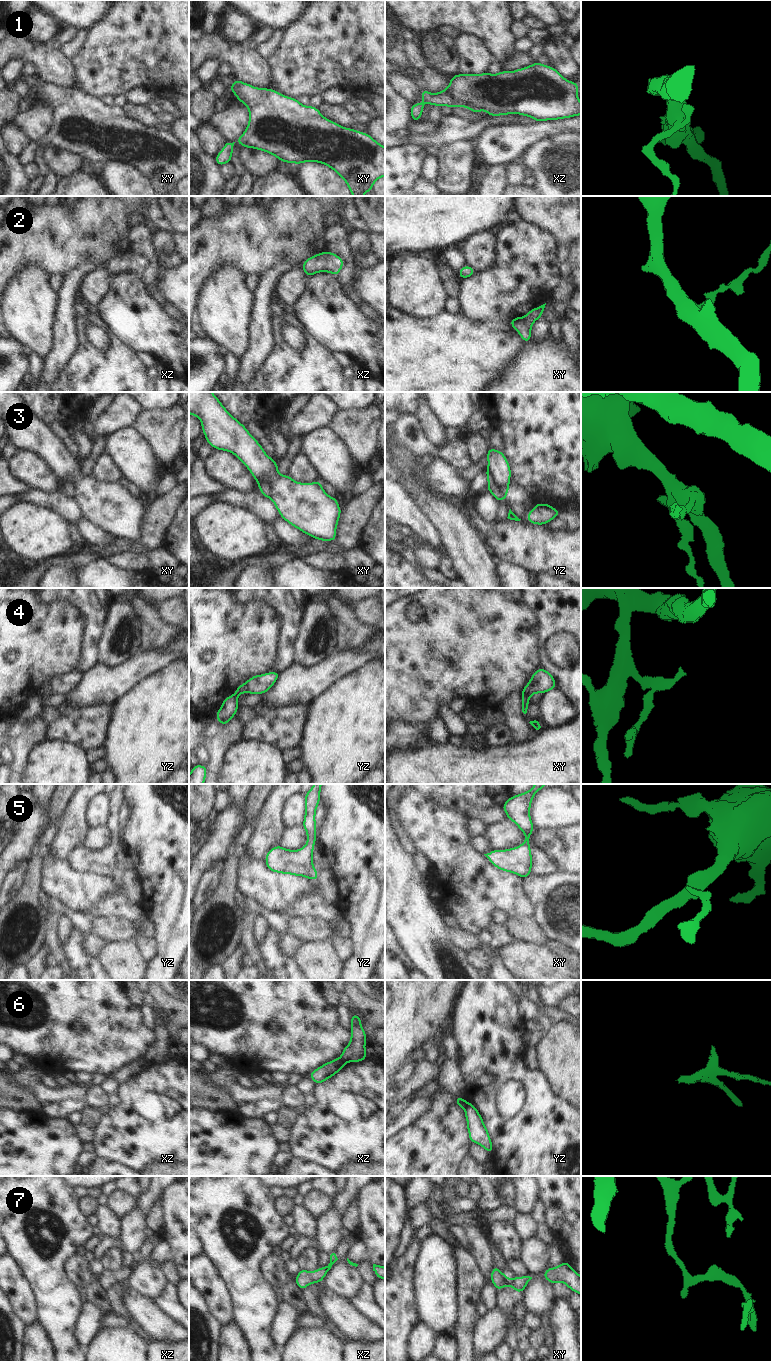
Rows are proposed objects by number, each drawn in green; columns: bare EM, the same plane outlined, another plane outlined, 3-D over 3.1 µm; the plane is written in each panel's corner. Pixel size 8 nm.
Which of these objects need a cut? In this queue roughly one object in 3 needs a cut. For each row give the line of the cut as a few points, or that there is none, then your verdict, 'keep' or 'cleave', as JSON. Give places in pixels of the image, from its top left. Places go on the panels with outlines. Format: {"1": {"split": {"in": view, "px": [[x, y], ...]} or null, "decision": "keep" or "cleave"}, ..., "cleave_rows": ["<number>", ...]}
{"1": {"split": null, "decision": "keep"}, "2": {"split": null, "decision": "keep"}, "3": {"split": {"in": "yz", "px": [[486, 470], [491, 475], [492, 480], [506, 493]]}, "decision": "cleave"}, "4": {"split": {"in": "xy", "px": [[530, 694], [522, 695]]}, "decision": "cleave"}, "5": {"split": null, "decision": "keep"}, "6": {"split": {"in": "yz", "px": [[466, 1101], [464, 1108]]}, "decision": "cleave"}, "7": {"split": null, "decision": "keep"}, "cleave_rows": ["3", "4", "6"]}

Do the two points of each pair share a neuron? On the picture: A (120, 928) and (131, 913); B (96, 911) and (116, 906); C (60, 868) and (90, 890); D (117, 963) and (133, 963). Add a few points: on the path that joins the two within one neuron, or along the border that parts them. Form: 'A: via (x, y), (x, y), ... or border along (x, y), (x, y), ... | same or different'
A: border along (146, 917), (136, 920), (103, 918) | different
B: via (101, 909), (111, 906) | same
C: via (67, 875), (83, 890) | same
D: via (121, 963), (129, 963) | same

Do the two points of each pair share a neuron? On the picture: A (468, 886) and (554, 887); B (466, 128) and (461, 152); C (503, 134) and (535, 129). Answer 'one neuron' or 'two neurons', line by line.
A: two neurons
B: two neurons
C: one neuron

